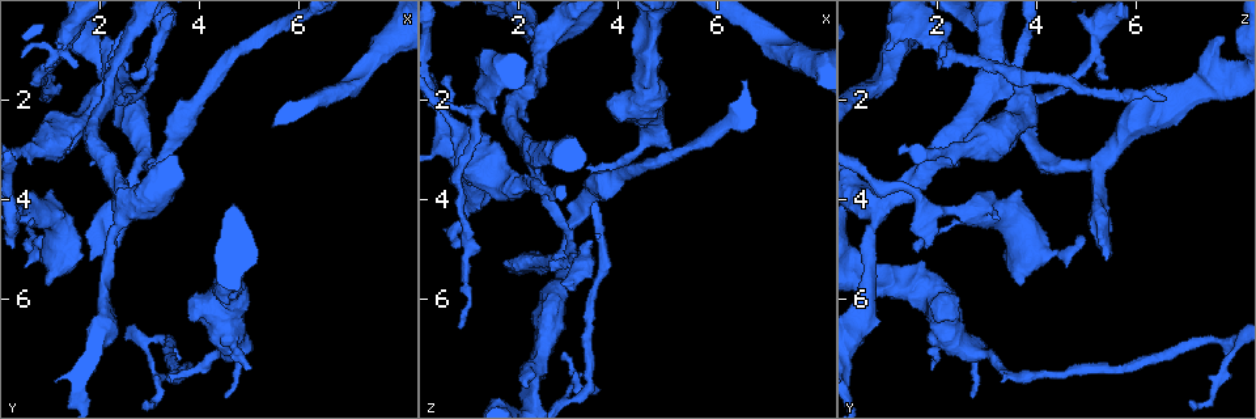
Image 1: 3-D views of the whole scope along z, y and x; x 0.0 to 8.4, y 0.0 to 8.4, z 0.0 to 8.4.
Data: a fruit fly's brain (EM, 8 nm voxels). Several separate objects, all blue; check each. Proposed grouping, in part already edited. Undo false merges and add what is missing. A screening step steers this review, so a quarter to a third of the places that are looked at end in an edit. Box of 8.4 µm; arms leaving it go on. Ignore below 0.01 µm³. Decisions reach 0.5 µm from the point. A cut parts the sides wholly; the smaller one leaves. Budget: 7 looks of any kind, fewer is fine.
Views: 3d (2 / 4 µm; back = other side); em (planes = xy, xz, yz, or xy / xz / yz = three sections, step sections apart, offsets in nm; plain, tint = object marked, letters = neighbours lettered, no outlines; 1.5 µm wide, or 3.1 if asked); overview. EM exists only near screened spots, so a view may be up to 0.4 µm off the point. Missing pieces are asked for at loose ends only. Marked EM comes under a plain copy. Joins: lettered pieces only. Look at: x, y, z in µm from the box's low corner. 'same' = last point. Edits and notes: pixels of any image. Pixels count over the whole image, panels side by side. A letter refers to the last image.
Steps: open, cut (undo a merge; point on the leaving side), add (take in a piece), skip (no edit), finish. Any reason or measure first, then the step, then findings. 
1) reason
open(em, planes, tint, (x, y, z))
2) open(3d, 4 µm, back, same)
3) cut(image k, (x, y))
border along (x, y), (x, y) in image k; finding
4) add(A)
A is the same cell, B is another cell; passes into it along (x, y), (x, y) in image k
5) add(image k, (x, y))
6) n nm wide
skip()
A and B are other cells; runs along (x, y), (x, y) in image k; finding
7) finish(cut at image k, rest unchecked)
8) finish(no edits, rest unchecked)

sudden change in width
open(3d, 4 µm, (1.35, 0.95, 2.05))

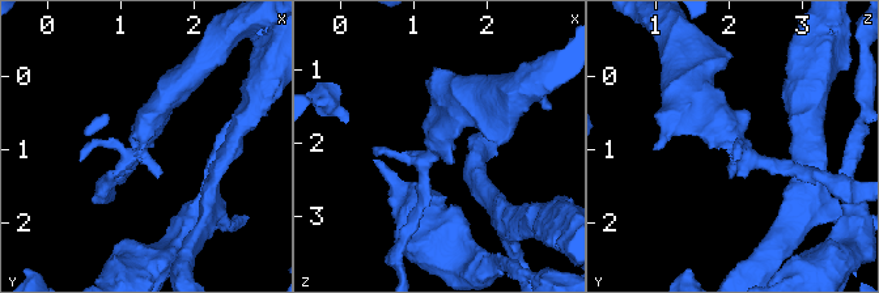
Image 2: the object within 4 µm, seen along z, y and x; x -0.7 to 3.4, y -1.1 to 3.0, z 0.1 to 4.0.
shape alone is not enough
open(em, yz, step 8, tint, (1.30, 0.90, 2.10))

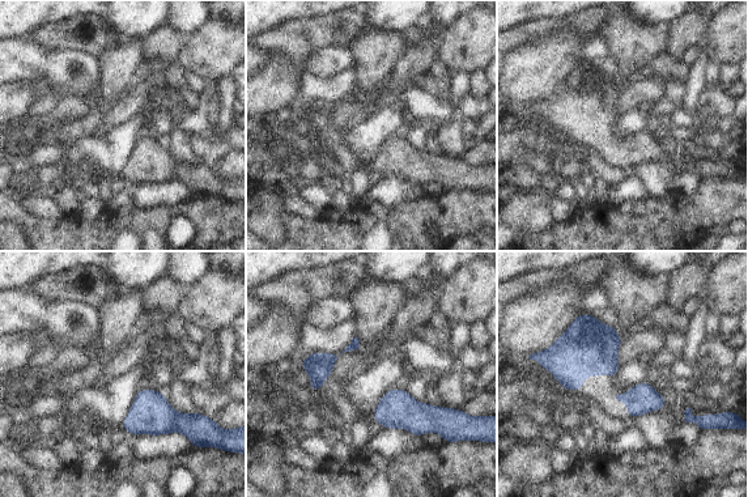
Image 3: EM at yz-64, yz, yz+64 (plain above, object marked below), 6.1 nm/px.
open(em, planes, letters, same)

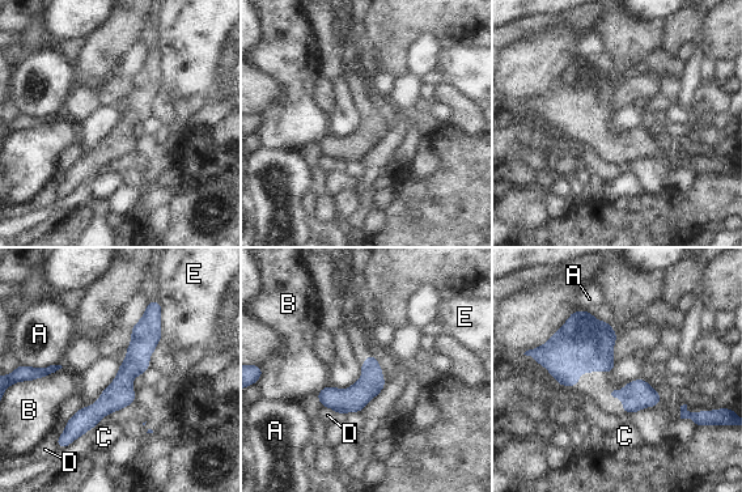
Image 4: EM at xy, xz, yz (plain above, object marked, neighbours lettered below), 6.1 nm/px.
skip()
A, B, C, D and E are other cells; border along (322, 406), (331, 407), (339, 416) in image 4; one neuron here

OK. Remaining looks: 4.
an open end
open(em, planes, letters, (1.80, 5.15, 5.40))

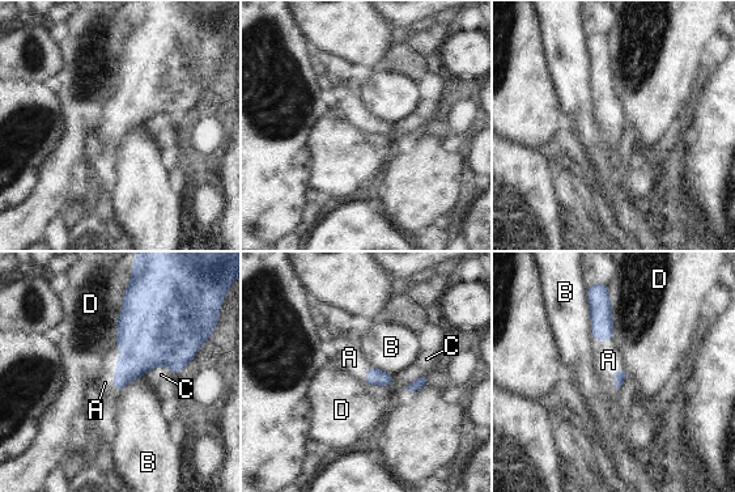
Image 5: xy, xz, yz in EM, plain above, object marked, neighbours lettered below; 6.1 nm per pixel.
add(A)
A is the same cell, B, C and D are other cells; it goes on there

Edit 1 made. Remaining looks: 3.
end of a long branch
open(em, yz, step 8, tint, (0.80, 1.95, 6.55))

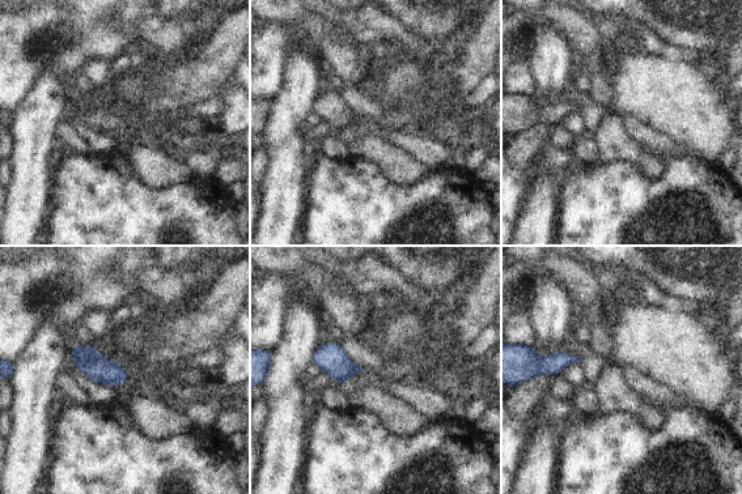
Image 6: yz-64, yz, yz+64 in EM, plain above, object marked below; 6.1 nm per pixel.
open(em, planes, letters, same)

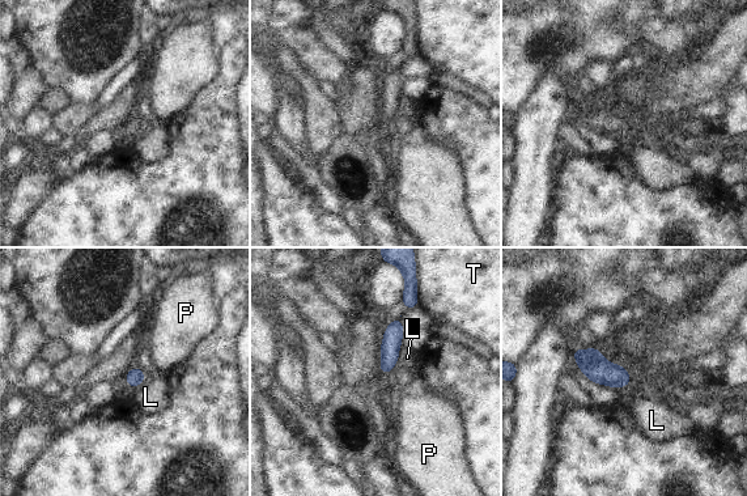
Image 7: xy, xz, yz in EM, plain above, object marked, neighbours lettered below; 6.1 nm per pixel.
110 nm wide
skip()
L, P and T are other cells; border along (400, 346), (395, 361) in image 7; no lettered piece goes on from it

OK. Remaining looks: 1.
finish(add at image 5, rest unchecked)

